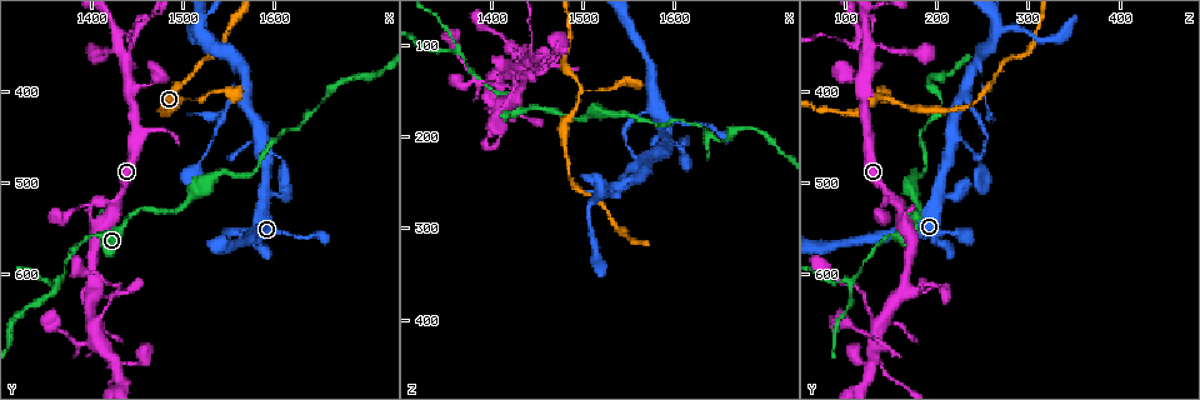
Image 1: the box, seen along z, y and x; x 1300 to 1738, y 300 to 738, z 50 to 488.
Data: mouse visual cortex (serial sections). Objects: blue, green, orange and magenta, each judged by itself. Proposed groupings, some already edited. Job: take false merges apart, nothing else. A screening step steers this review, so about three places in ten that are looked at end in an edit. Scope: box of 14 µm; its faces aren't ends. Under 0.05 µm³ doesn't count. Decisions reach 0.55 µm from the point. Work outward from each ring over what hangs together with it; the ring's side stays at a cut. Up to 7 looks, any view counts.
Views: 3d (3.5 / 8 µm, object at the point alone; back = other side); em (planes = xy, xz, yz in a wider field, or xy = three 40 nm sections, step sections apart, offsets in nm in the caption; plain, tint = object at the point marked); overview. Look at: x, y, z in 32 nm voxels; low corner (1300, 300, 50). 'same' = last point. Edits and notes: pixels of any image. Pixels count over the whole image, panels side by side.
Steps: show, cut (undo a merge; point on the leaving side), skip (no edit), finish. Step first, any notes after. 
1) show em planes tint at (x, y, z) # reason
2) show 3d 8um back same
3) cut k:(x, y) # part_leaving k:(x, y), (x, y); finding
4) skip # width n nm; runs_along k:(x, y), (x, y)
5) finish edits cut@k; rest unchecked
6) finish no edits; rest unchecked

show 3d 3.5um at (1565, 555, 175) # sudden change in width

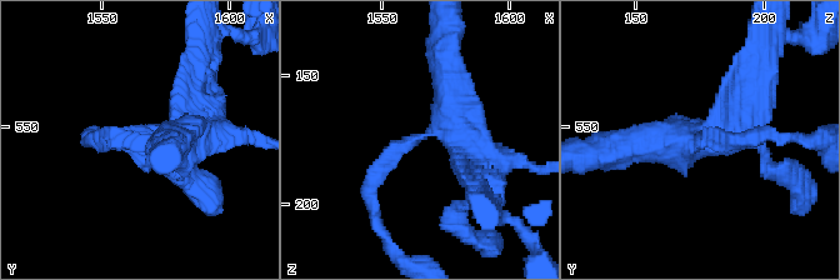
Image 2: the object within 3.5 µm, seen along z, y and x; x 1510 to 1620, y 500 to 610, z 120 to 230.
show em planes tint at (1563, 555, 175) # arms 3; arm_widths 200, 450, 450 nm; now the EM

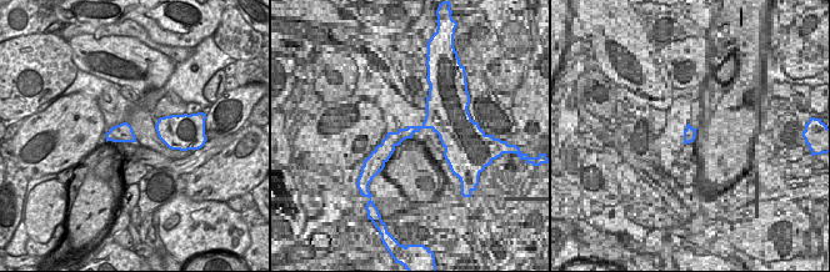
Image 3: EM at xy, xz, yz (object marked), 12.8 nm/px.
skip # runs_along 2:(193, 134), (185, 141), (89, 134); one cell here

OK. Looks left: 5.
show 3d 3.5um at (1565, 365, 245) # small branch off a trunk

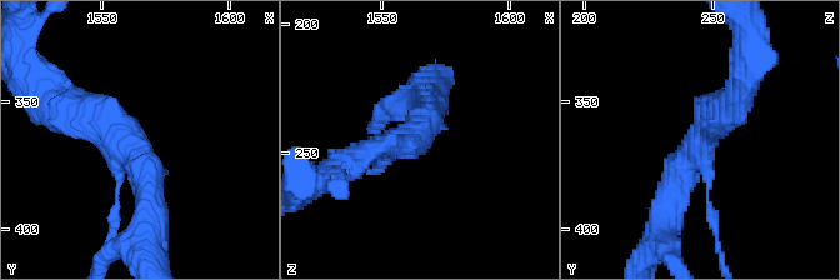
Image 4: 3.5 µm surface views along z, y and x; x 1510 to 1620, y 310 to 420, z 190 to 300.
show em xy step 5 tint at (1562, 369, 244) # arms 3; arm_widths 100, 350, 400 nm

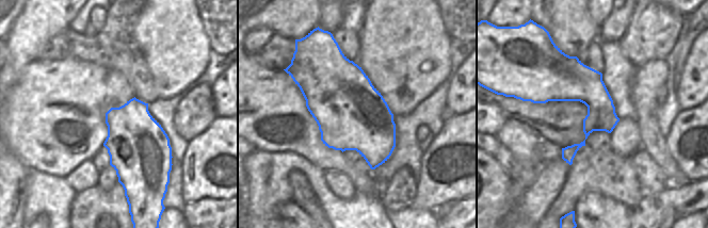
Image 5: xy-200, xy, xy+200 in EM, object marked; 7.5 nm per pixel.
skip # width 550 nm; runs_along 4:(146, 221), (143, 159), (66, 109); all the same cell

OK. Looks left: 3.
show 3d 3.5um at (1695, 385, 195) # a narrow waist

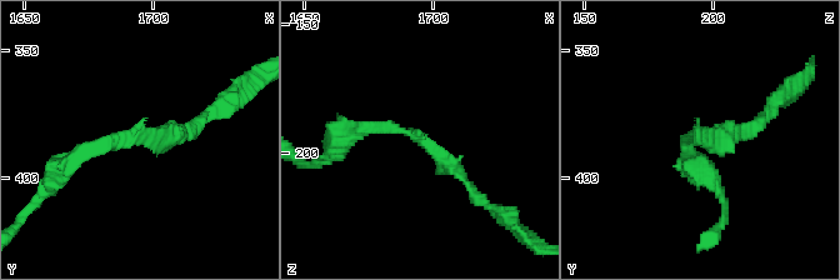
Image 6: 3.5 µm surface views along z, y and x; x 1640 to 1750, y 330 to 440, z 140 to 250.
skip # continuous, no second cell

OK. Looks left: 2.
finish no edits; rest unchecked

